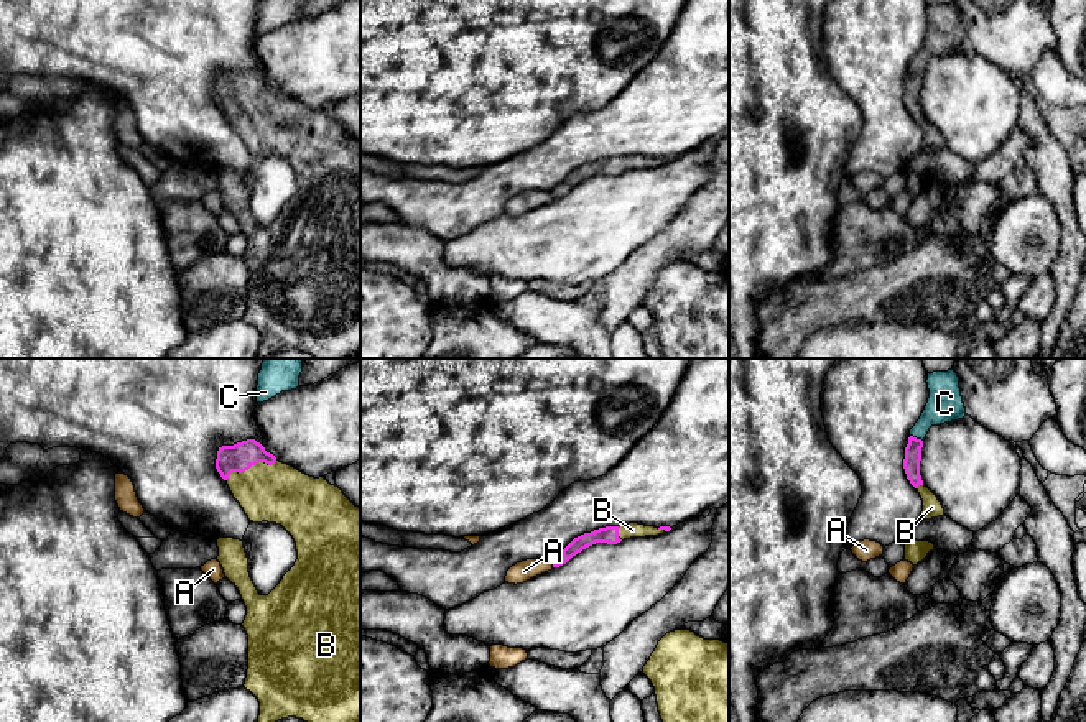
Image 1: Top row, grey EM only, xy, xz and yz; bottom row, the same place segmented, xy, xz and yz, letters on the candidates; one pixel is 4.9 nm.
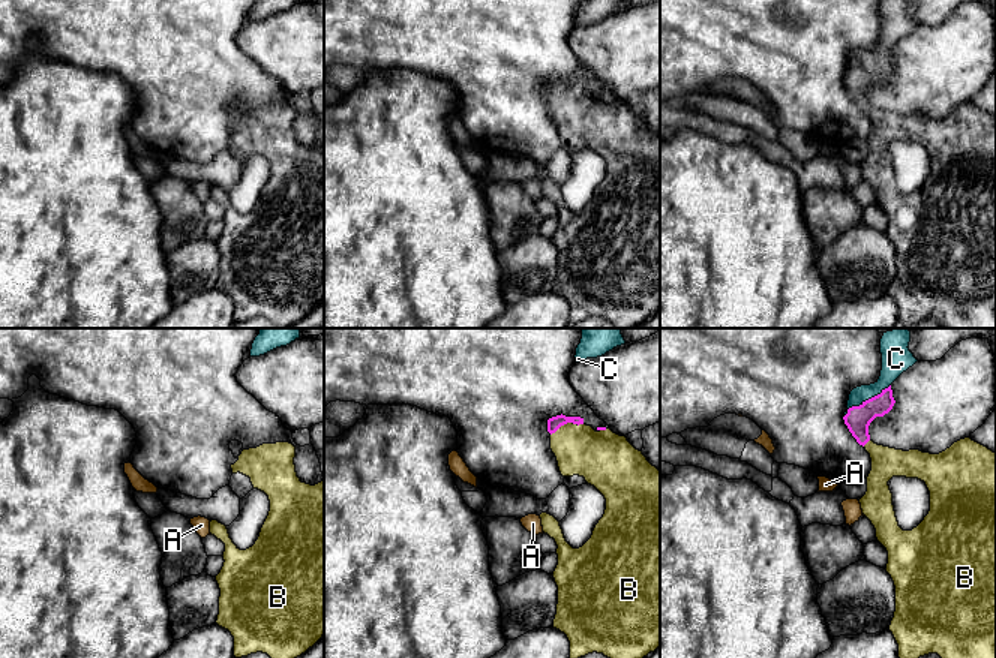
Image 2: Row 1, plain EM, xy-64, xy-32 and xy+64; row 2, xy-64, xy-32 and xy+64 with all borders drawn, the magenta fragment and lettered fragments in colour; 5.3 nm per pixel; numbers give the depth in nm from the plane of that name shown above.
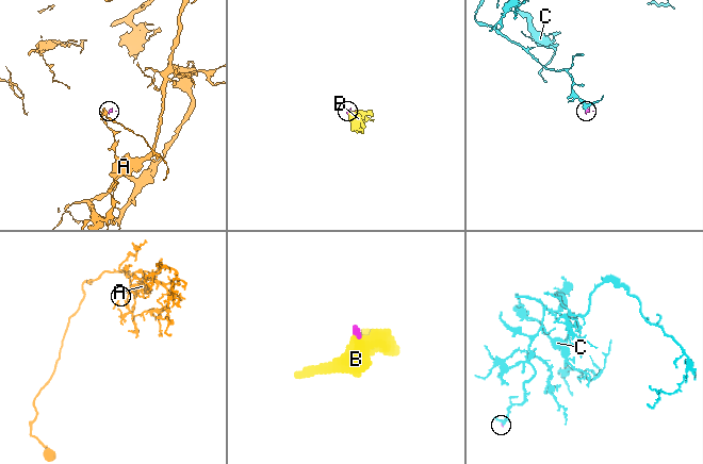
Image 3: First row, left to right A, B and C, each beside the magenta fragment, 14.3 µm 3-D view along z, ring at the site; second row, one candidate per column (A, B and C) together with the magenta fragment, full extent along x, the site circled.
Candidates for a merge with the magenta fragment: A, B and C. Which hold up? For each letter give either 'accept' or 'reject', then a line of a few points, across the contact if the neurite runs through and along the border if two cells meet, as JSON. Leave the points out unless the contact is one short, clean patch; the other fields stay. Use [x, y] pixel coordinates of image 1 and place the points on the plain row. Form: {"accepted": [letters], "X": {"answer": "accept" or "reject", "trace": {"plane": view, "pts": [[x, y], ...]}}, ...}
{"accepted": ["B", "C"], "A": {"answer": "reject", "trace": {"plane": "xz", "pts": [[550, 191], [553, 198]]}}, "B": {"answer": "accept"}, "C": {"answer": "accept", "trace": {"plane": "yz", "pts": [[912, 91], [915, 69], [920, 60], [945, 35]]}}}

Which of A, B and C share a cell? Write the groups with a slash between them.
A / B C

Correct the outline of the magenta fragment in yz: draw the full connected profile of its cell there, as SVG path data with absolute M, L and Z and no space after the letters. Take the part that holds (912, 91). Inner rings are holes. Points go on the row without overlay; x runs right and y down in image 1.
M953 0L948 3L928 5L926 15L930 30L920 51L910 61L903 90L907 110L918 122L923 132L921 151L931 151L944 146L941 133L928 118L923 117L920 107L923 72L931 58L940 58L968 48L961 28L959 8Z

